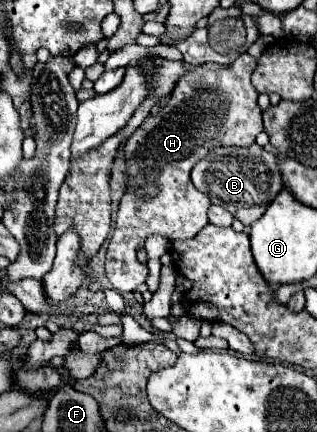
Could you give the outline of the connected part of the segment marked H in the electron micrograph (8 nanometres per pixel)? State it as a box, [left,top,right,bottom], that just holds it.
[105,53,263,291]

